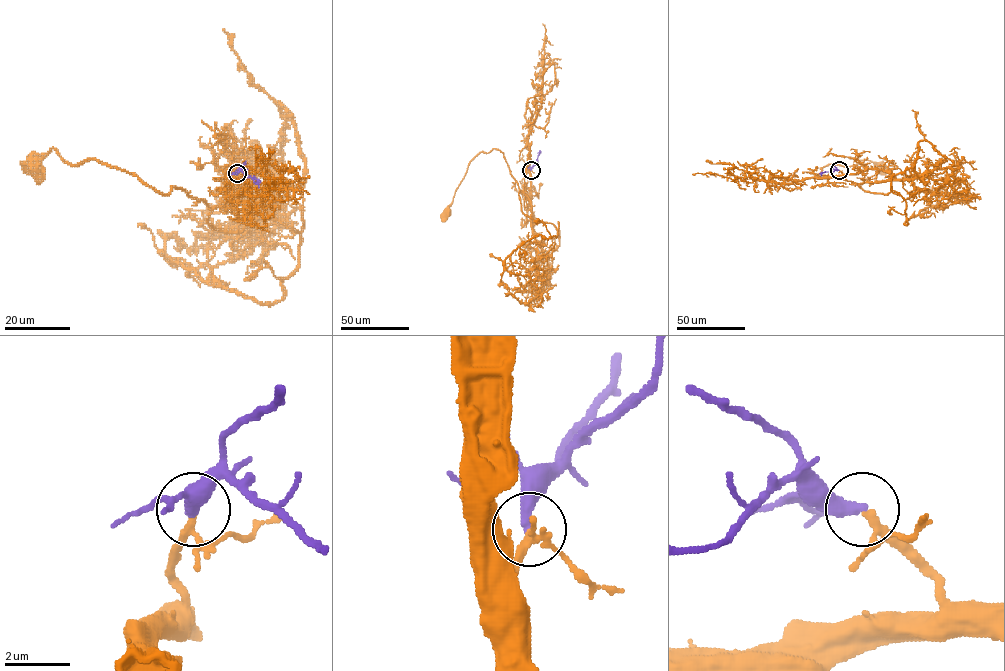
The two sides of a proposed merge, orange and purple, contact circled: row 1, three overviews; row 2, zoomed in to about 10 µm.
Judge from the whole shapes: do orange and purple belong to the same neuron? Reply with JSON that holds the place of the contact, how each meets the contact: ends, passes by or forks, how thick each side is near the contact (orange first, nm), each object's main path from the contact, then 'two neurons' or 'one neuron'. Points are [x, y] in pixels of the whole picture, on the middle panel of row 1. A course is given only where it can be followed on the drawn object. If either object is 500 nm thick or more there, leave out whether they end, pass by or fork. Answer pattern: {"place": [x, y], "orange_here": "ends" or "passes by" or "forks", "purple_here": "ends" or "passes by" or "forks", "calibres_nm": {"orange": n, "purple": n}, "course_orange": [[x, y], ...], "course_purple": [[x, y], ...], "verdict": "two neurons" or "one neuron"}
{"place": [531, 170], "orange_here": "passes by", "purple_here": "ends", "calibres_nm": {"orange": 180, "purple": 380}, "course_orange": [[531, 170], [532, 225], [531, 200], [519, 188], [503, 154], [496, 149], [481, 152], [470, 161], [446, 213]], "course_purple": [[531, 170], [536, 163], [537, 153]], "verdict": "one neuron"}

